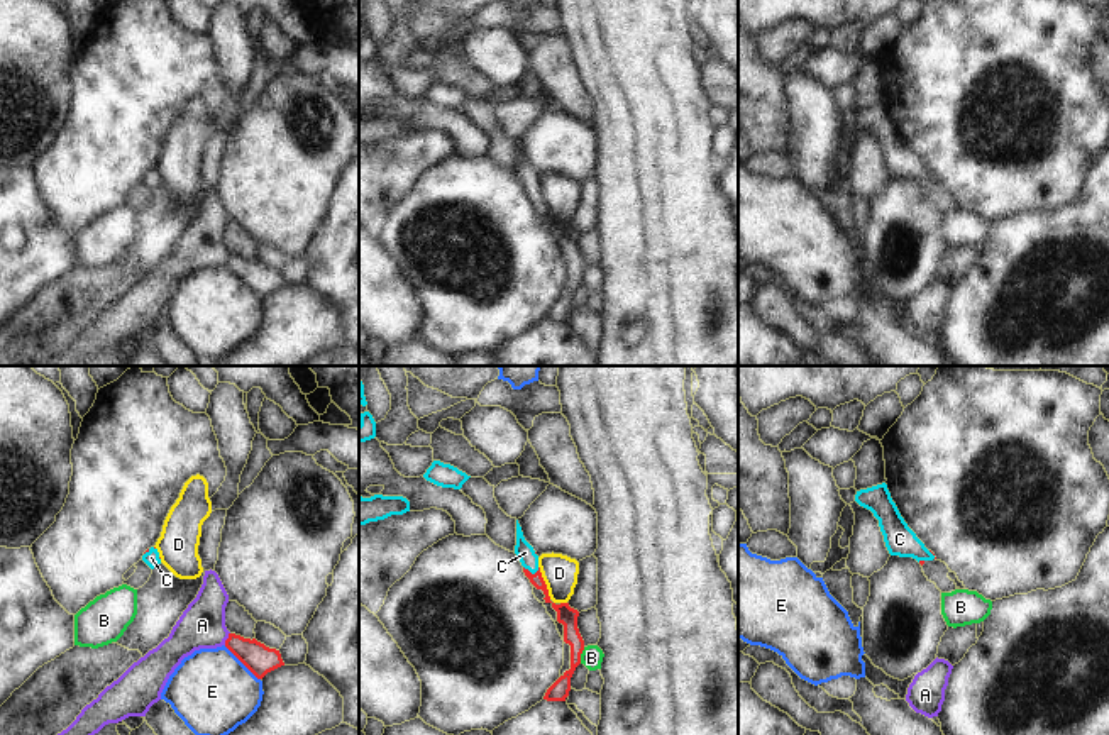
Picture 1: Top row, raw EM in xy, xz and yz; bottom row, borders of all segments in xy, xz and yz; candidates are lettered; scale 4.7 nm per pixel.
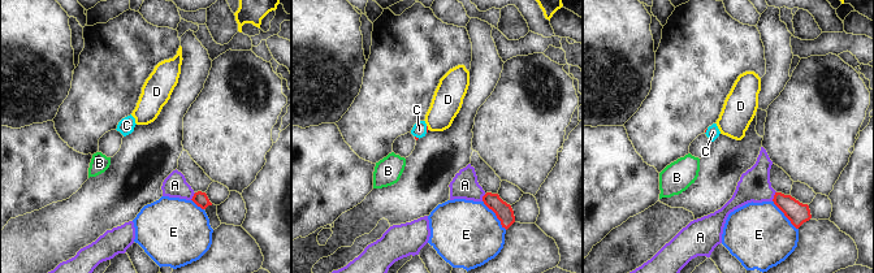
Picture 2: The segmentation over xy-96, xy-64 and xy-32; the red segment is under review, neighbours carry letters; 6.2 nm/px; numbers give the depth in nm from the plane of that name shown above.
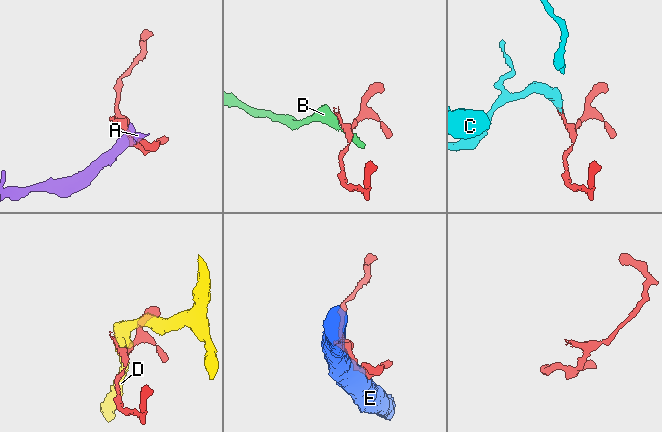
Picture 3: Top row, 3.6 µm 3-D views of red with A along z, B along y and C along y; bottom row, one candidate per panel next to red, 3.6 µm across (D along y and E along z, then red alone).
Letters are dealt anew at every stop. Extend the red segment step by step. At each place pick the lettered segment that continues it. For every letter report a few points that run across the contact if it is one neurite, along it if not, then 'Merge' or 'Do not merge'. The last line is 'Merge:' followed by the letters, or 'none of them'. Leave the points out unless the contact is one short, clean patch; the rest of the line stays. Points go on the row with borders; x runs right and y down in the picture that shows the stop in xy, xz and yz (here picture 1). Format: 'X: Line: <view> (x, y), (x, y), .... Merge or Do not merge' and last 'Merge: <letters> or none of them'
A: Line: xy (229, 632), (224, 644). Do not merge
B: Line: xz (584, 647), (579, 663). Do not merge
C: Line: xz (564, 612), (547, 598), (530, 573), (530, 561), (525, 552). Merge
D: Do not merge
E: Do not merge
Merge: C

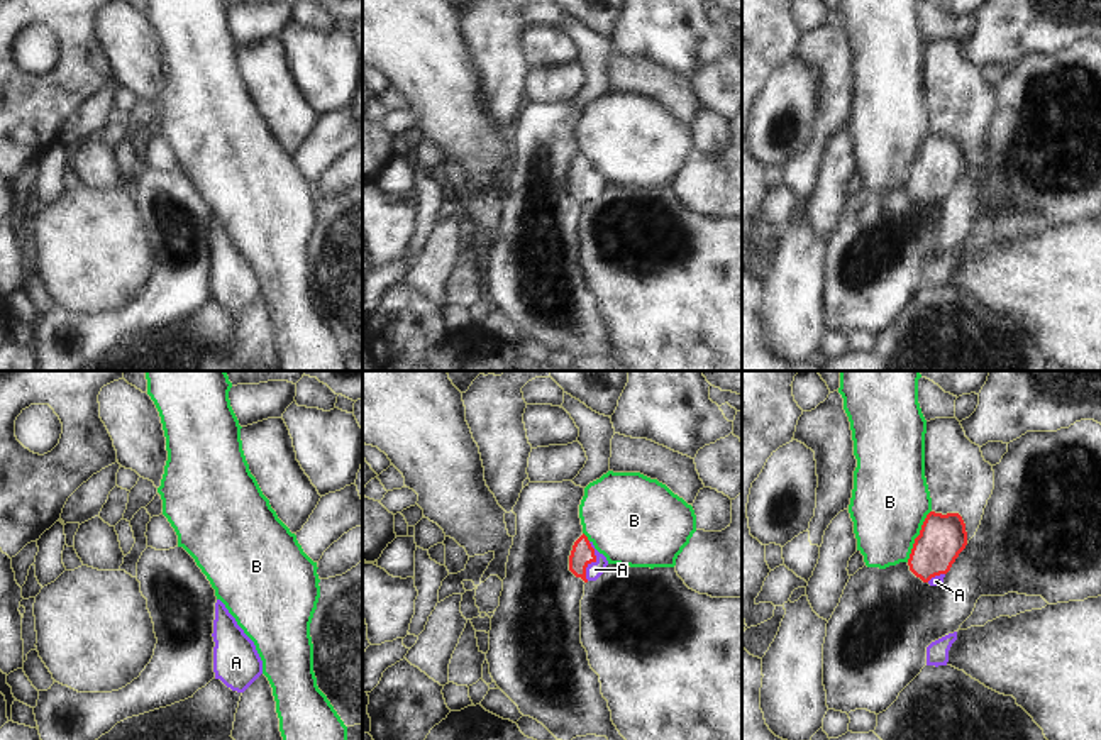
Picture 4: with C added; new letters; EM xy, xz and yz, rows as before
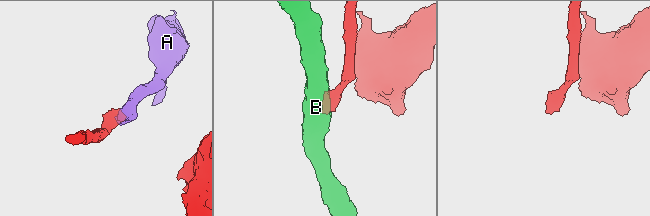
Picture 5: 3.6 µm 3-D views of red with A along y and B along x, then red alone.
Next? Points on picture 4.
A: Line: xz (581, 554), (593, 561), (595, 569). Merge
B: Line: yz (930, 510), (907, 561). Do not merge
Merge: A

